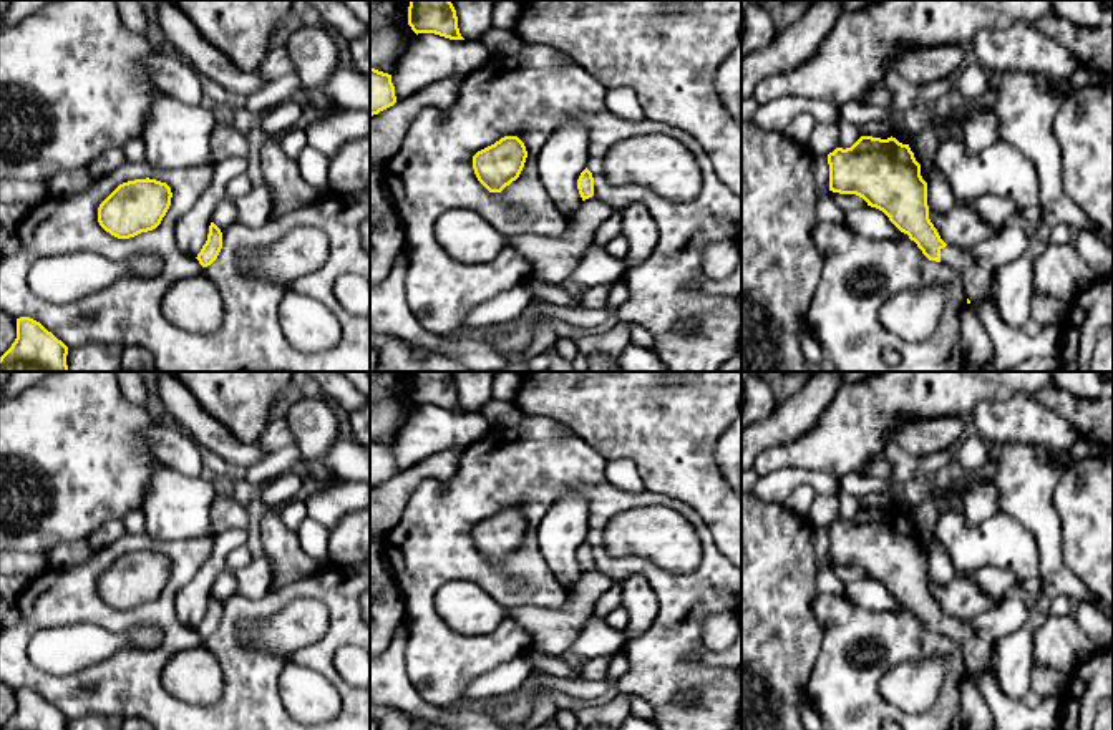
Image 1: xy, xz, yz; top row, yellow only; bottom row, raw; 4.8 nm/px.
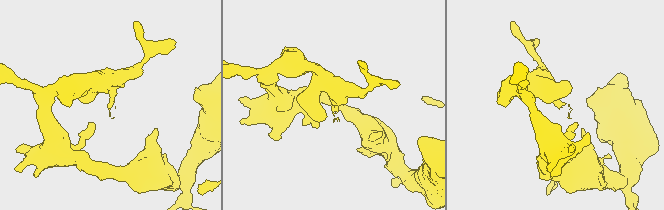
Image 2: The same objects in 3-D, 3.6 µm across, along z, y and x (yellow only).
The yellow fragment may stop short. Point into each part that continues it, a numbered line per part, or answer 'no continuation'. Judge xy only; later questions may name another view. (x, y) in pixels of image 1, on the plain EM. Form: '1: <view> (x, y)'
no continuation

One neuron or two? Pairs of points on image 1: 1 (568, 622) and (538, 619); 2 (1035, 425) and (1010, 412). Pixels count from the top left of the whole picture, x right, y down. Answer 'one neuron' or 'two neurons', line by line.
1: one neuron
2: one neuron

